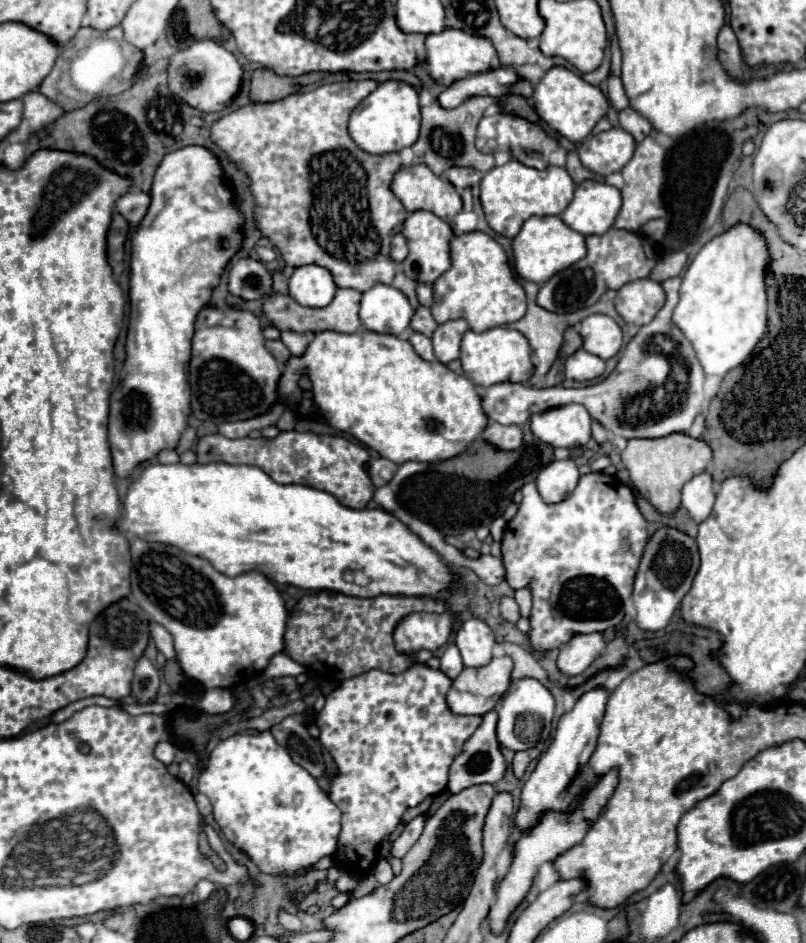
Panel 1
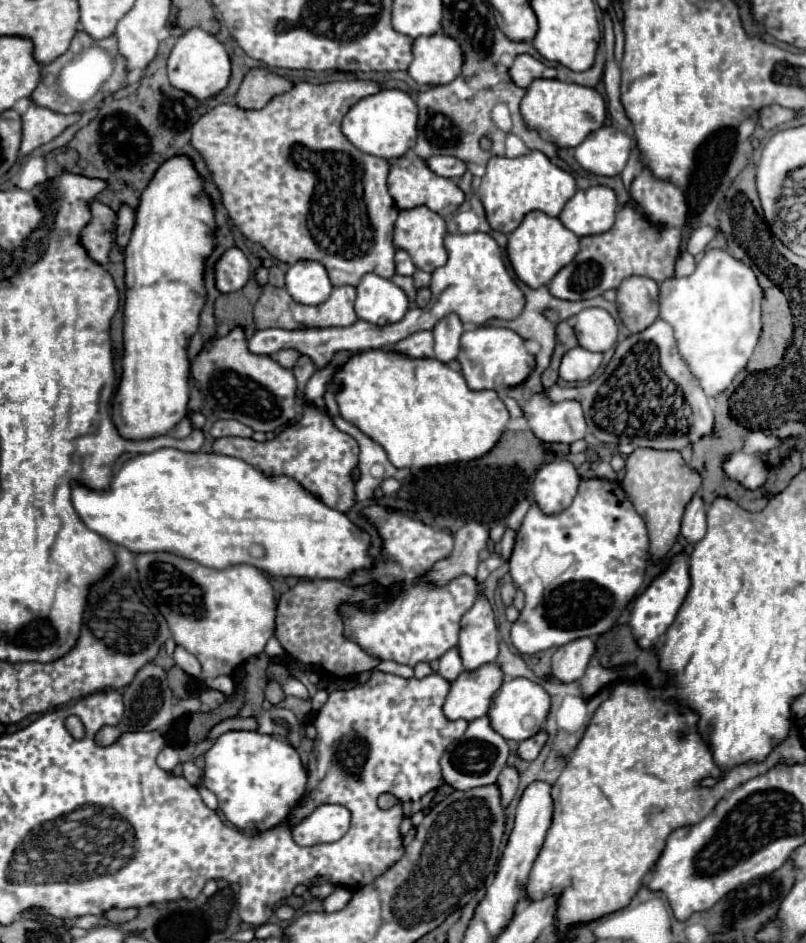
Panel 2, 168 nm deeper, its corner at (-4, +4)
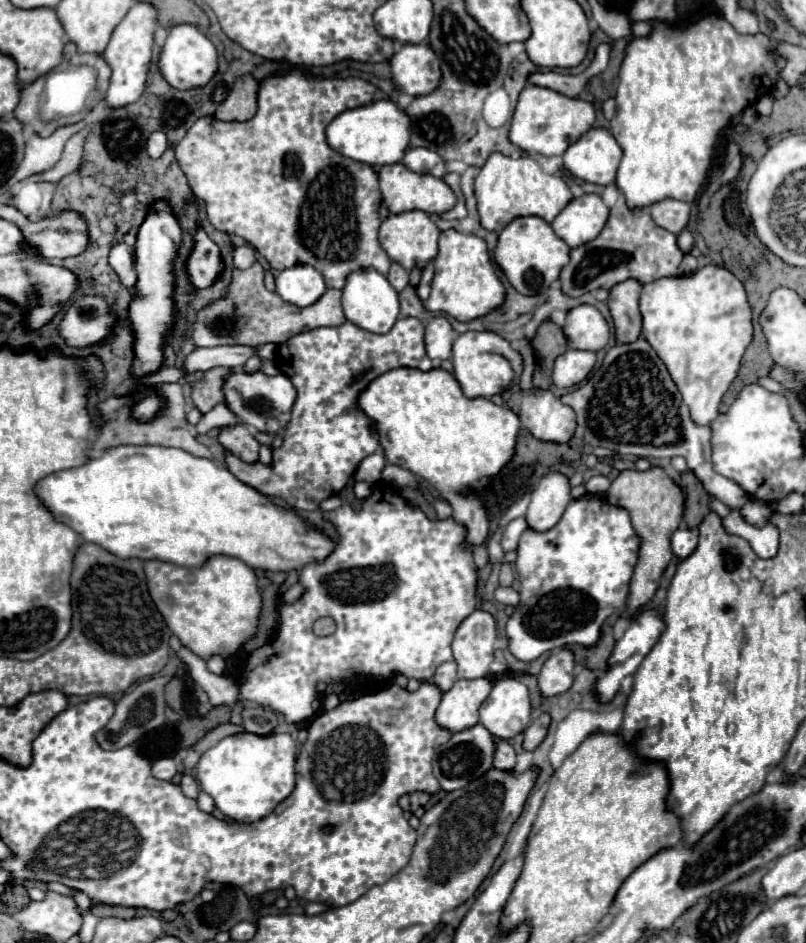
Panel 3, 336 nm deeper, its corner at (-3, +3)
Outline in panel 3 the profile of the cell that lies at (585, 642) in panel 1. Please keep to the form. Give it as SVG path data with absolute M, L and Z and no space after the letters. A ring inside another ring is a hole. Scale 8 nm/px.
M560 649L558 653L550 655L538 673L538 689L542 697L554 697L570 689L574 677L574 655L566 649Z

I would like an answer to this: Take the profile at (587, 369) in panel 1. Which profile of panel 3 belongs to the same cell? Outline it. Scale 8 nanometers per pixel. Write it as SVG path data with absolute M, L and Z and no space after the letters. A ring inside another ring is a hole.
M568 349L562 353L552 371L552 383L556 387L572 387L578 385L588 377L596 363L596 353L590 351L578 351L578 349Z

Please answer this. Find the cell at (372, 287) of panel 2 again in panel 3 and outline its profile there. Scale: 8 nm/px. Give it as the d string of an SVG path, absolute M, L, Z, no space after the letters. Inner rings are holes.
M360 269L352 271L346 277L346 285L342 289L342 309L344 317L356 327L382 335L388 333L396 323L400 313L400 303L398 303L398 293L392 289L392 285L382 273L378 273L376 269Z

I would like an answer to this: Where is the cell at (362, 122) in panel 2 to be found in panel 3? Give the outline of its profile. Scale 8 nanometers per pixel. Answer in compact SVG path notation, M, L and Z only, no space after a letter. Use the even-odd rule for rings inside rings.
M382 99L370 105L340 113L326 127L326 141L334 151L338 151L348 159L354 159L372 167L382 167L382 165L392 165L402 161L408 149L408 133L410 133L408 115L402 109L398 109L392 101Z

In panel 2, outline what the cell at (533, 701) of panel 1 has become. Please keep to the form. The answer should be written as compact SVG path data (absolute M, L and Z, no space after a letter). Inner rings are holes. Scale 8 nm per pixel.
M513 678L503 682L503 686L497 690L493 704L489 708L489 718L491 718L491 728L501 734L505 740L515 740L523 742L537 732L543 730L547 714L551 708L551 696L543 686L529 678Z

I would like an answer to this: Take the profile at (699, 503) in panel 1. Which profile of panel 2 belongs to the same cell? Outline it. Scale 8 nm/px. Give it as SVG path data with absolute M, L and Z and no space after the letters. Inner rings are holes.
M695 494L693 500L685 508L685 516L681 522L681 534L689 542L699 542L707 532L707 504L701 494Z

